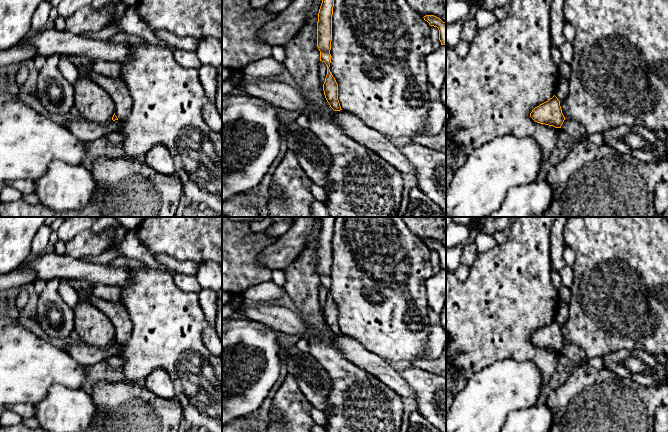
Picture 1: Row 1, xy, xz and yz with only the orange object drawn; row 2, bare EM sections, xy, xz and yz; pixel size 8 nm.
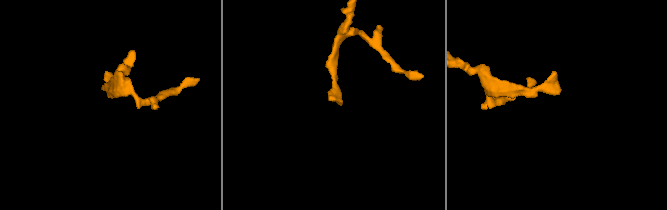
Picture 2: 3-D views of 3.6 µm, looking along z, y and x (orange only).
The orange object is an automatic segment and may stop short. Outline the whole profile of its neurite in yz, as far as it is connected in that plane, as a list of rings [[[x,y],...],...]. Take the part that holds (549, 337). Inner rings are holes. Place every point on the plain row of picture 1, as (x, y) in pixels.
[[[554,319],[548,325],[535,331],[530,337],[530,341],[537,347],[561,352],[565,341],[562,337],[560,325]]]

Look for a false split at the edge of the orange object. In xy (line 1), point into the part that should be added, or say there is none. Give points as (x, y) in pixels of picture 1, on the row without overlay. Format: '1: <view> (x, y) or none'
1: none

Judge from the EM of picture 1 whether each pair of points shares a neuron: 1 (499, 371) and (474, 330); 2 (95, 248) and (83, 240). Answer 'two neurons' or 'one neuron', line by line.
1: two neurons
2: one neuron

